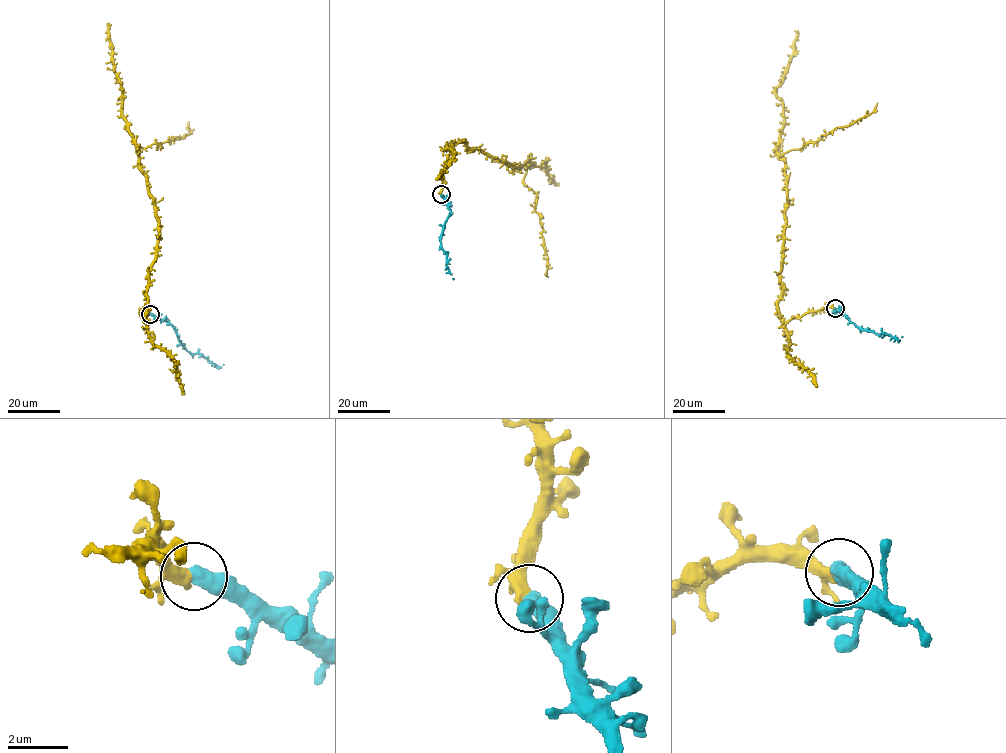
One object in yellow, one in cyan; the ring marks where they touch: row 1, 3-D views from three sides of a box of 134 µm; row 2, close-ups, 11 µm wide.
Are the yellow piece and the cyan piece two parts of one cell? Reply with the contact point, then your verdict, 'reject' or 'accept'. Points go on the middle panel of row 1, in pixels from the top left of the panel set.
place (441, 194); accept

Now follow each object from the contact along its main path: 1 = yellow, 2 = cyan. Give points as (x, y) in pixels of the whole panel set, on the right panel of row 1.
1: (835, 309), (786, 322), (778, 307), (787, 178), (776, 151), (783, 121), (775, 87), (792, 55), (794, 30)
2: (835, 308), (860, 328), (890, 334), (899, 340), (902, 336)

